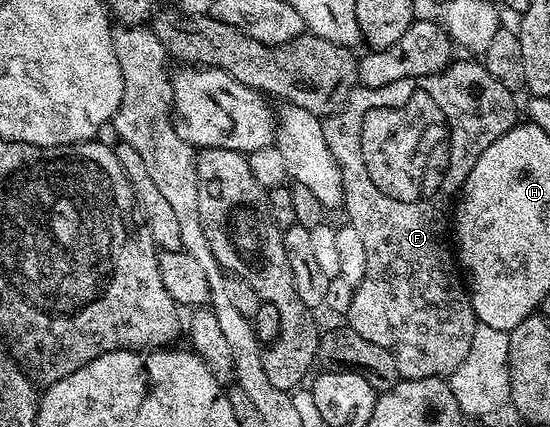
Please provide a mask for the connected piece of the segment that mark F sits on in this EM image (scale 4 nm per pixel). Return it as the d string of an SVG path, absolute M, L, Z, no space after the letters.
M456 58L440 72L435 72L429 76L419 76L418 78L402 78L402 82L390 82L390 86L378 86L377 88L353 87L343 107L333 112L331 116L323 121L326 146L330 148L330 154L334 158L334 162L340 167L340 173L342 174L342 186L344 187L342 208L343 211L348 211L347 223L354 230L358 230L358 234L362 237L362 247L366 250L364 279L355 285L354 291L351 293L351 309L347 313L346 319L348 320L346 320L346 324L347 327L353 328L358 334L362 334L362 338L367 338L370 342L376 343L377 346L382 346L382 350L390 350L390 354L394 354L394 362L398 366L400 375L405 380L434 378L435 376L447 378L451 376L454 370L458 370L458 366L462 366L462 358L466 358L466 354L470 354L472 339L475 338L478 331L478 321L472 309L472 298L469 289L458 271L458 264L454 259L454 252L450 247L449 237L448 240L444 237L444 215L449 215L450 205L424 204L424 206L406 206L406 202L402 202L402 198L382 198L380 194L376 194L370 188L370 176L375 174L375 172L416 172L416 150L418 150L418 146L424 148L424 138L422 138L422 124L424 124L424 92L422 90L424 88L432 92L432 96L438 100L440 106L446 106L450 110L466 108L466 110L474 112L474 120L478 120L478 130L474 130L474 132L478 132L476 153L479 156L474 156L472 150L470 150L468 162L478 162L478 158L484 153L486 146L490 146L495 140L502 138L502 134L506 134L510 129L516 127L518 117L516 117L516 100L512 97L514 95L513 89L508 88L502 82L498 82L498 78L494 78L494 74L490 74L490 70L486 70L483 63L476 61L475 64L472 61L475 59L464 59L468 60Z

